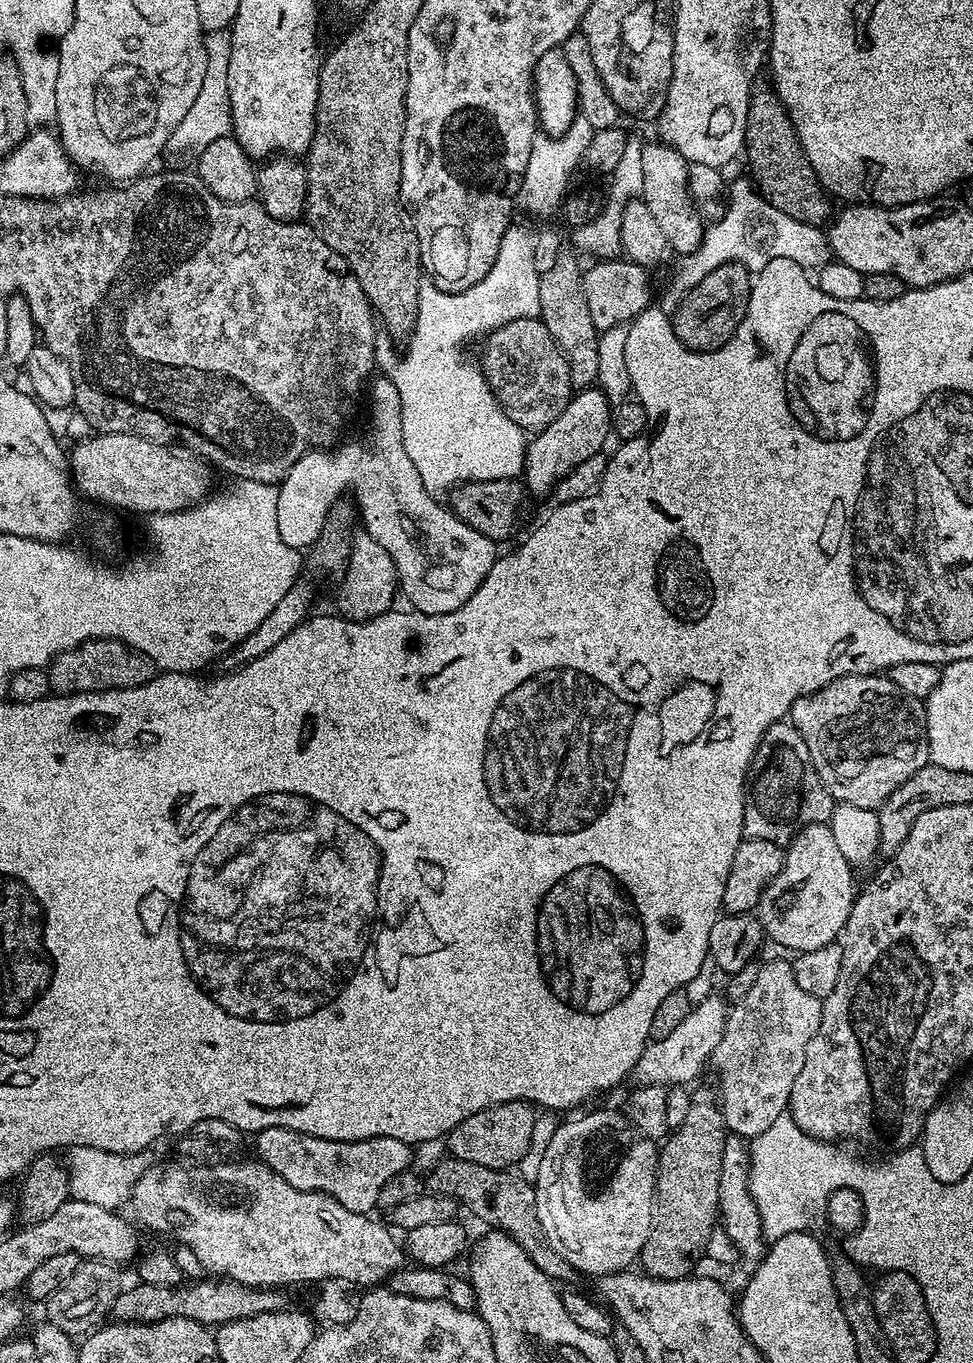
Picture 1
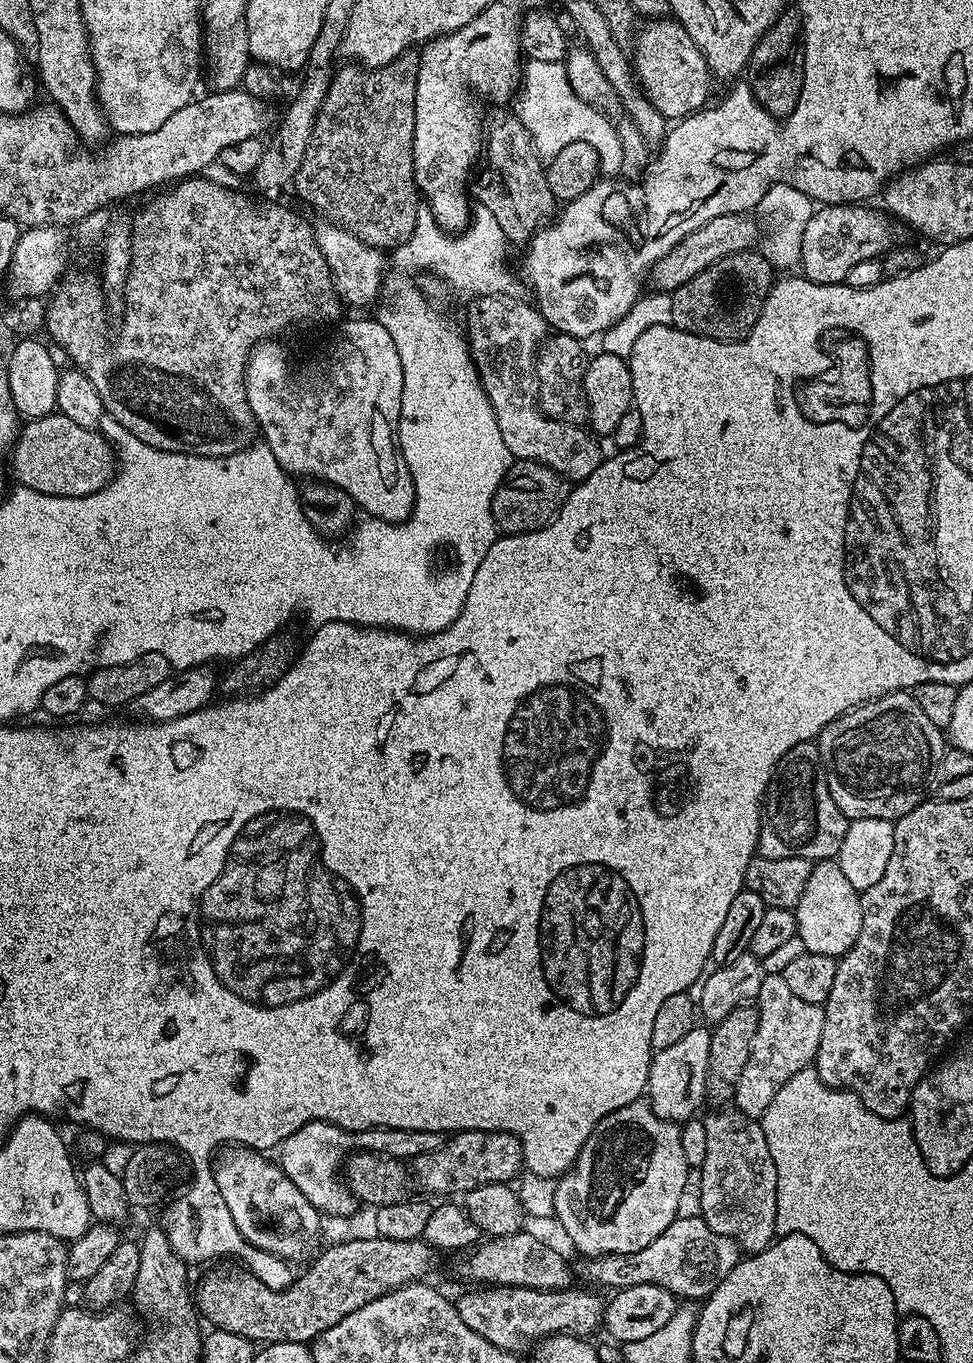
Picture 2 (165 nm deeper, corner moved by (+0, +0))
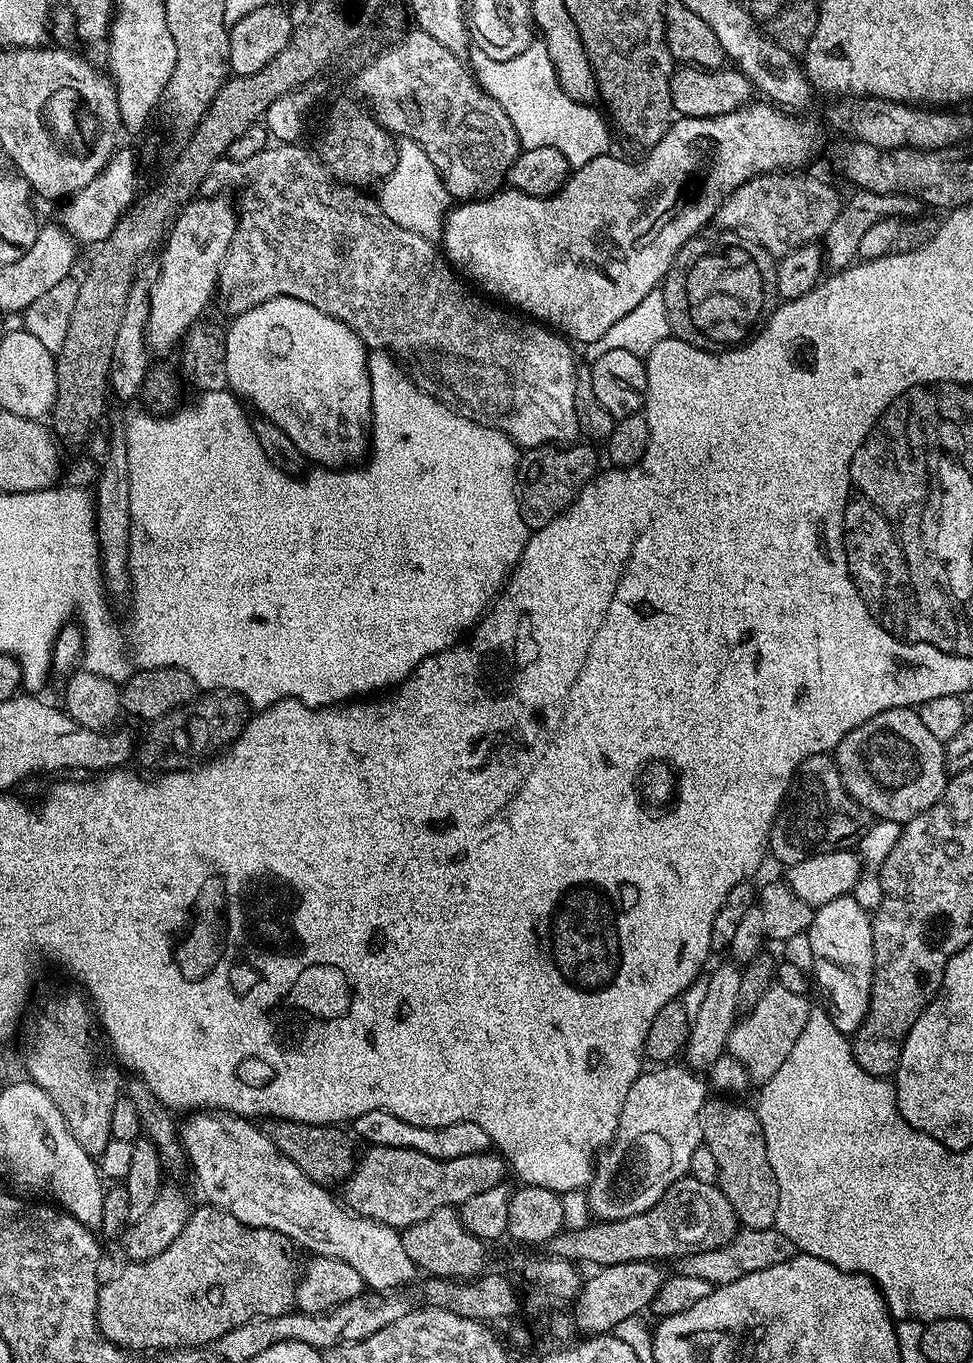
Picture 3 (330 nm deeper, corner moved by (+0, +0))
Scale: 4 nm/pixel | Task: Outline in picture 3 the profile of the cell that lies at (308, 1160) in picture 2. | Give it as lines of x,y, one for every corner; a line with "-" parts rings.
370,1110
356,1119
354,1128
357,1132
355,1132
355,1135
361,1141
364,1139
365,1145
375,1146
381,1144
382,1146
394,1146
395,1148
409,1148
410,1150
418,1150
422,1154
430,1154
430,1158
438,1158
439,1160
466,1158
470,1154
487,1152
493,1147
492,1139
486,1134
486,1130
482,1130
482,1126
474,1126
474,1122
454,1122
454,1126
442,1126
441,1128
410,1126
410,1122
402,1122
402,1118
394,1118
394,1114
390,1114
386,1110

